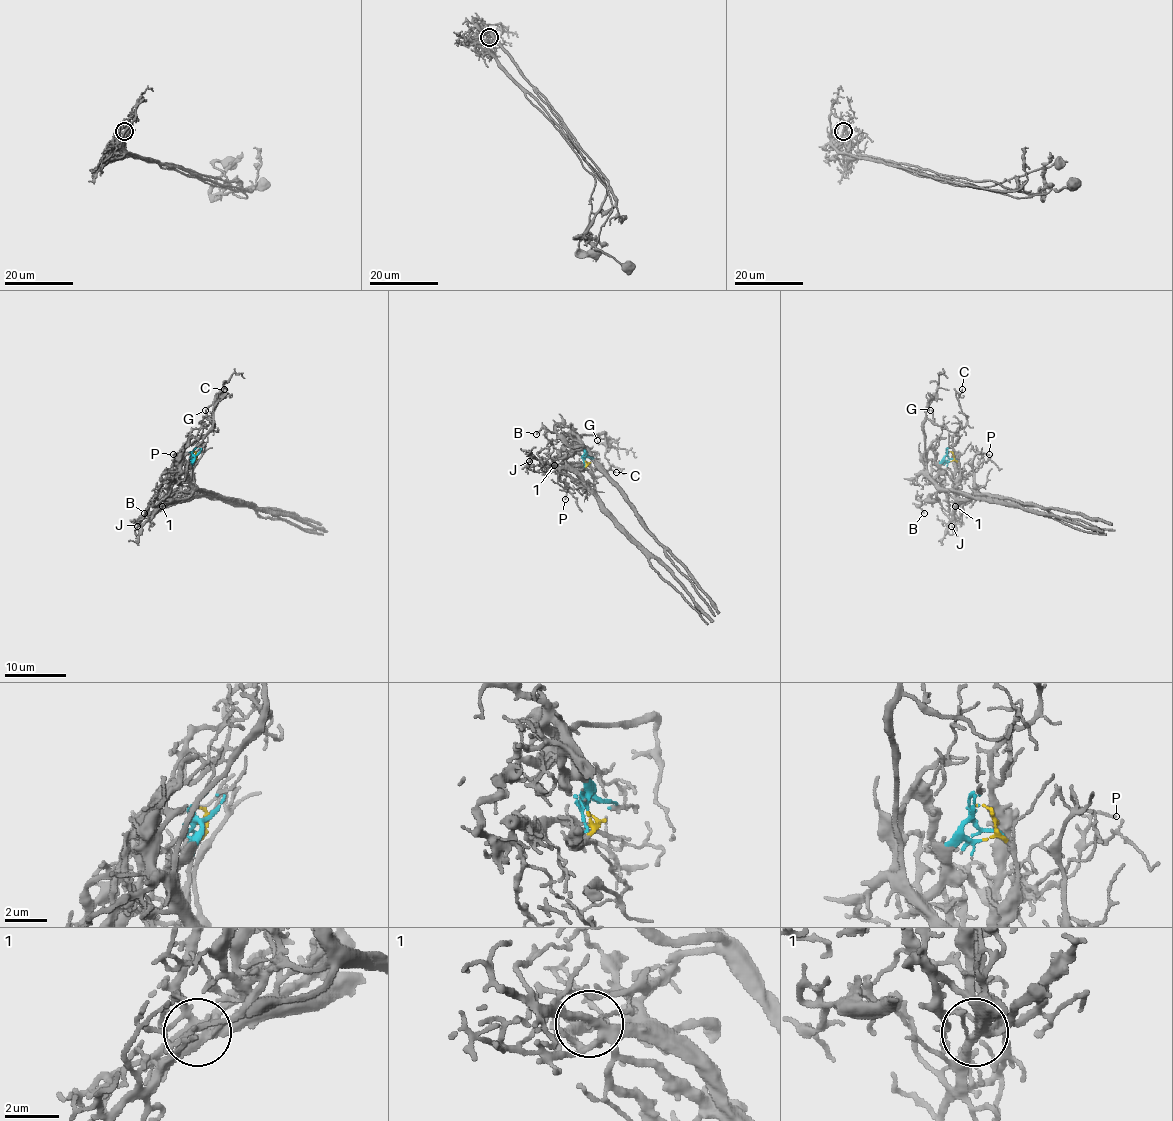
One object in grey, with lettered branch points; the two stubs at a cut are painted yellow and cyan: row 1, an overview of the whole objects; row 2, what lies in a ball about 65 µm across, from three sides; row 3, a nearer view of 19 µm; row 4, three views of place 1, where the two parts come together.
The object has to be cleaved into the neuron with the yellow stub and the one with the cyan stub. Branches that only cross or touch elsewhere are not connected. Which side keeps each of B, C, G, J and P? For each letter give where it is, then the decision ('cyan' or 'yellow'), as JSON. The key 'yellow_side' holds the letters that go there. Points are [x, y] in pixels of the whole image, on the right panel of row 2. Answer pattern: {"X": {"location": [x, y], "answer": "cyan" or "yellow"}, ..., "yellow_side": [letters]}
{"B": {"location": [924, 513], "answer": "cyan"}, "C": {"location": [962, 389], "answer": "yellow"}, "G": {"location": [930, 410], "answer": "cyan"}, "J": {"location": [951, 526], "answer": "yellow"}, "P": {"location": [989, 454], "answer": "yellow"}, "yellow_side": ["C", "J", "P"]}

